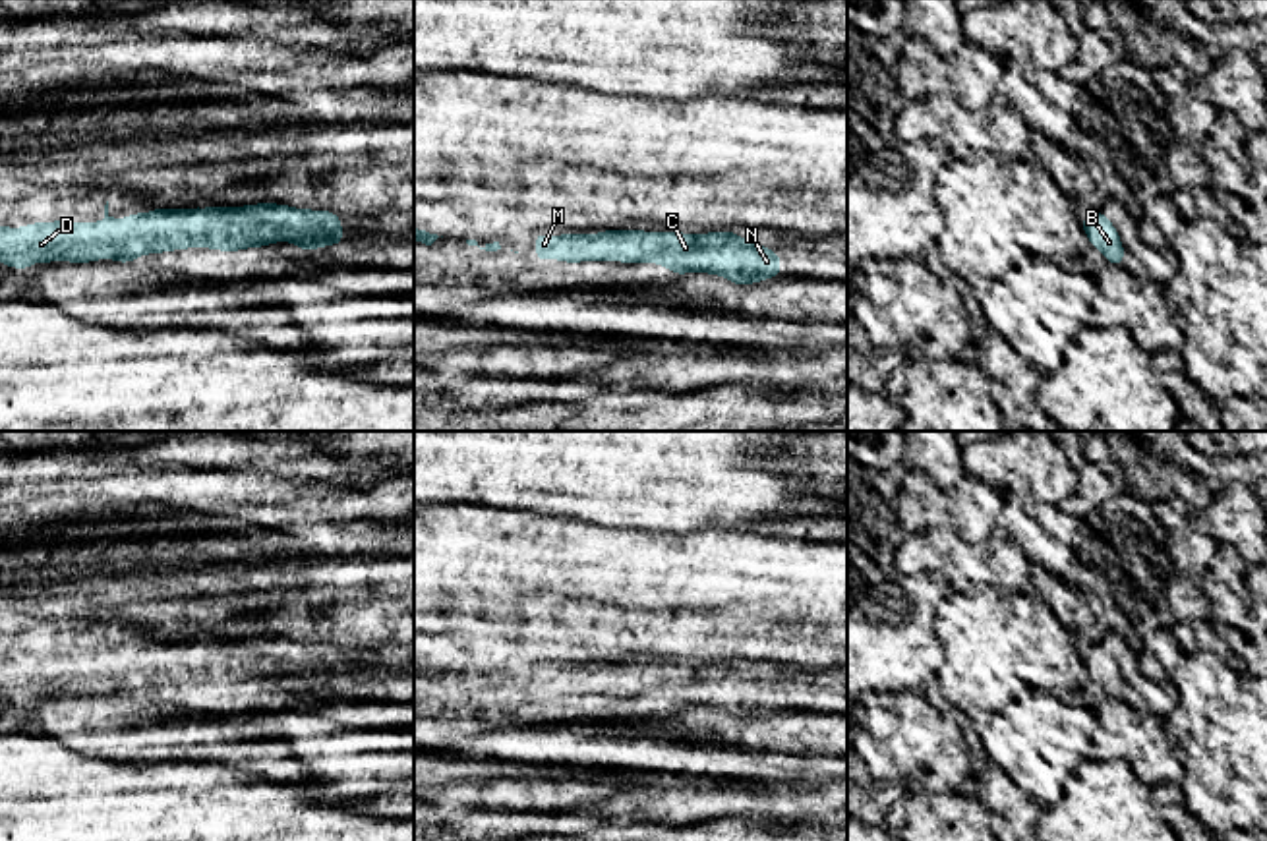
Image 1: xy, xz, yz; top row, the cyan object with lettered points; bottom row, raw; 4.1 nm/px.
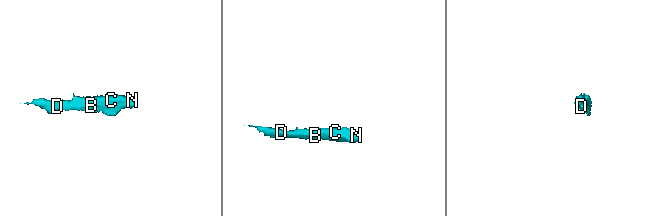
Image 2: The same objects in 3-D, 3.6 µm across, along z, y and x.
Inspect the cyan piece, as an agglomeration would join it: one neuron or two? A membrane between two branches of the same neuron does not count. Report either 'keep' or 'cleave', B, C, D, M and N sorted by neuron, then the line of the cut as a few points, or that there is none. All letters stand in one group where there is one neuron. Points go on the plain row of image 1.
keep; groups B C D M N; cut none

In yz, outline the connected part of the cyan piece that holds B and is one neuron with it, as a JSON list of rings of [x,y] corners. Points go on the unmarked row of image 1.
[[[1099,642],[1079,653],[1091,679],[1105,686],[1110,698],[1122,700],[1126,682],[1110,652]]]

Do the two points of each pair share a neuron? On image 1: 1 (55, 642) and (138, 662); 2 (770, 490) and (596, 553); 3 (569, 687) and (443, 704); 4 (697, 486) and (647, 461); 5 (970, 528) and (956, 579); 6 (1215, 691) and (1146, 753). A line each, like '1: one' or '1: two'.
1: one
2: two
3: one
4: one
5: two
6: two

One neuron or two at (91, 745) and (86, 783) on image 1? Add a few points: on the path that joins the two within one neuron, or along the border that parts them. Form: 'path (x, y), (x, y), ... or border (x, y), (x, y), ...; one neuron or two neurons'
border (91, 756), (136, 762); two neurons

